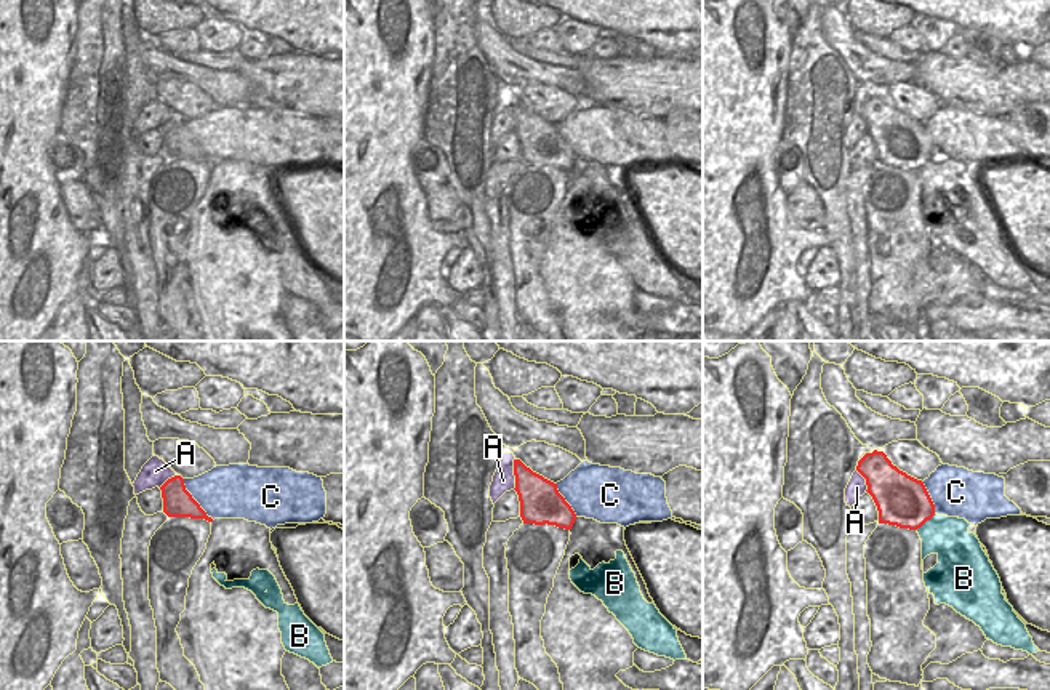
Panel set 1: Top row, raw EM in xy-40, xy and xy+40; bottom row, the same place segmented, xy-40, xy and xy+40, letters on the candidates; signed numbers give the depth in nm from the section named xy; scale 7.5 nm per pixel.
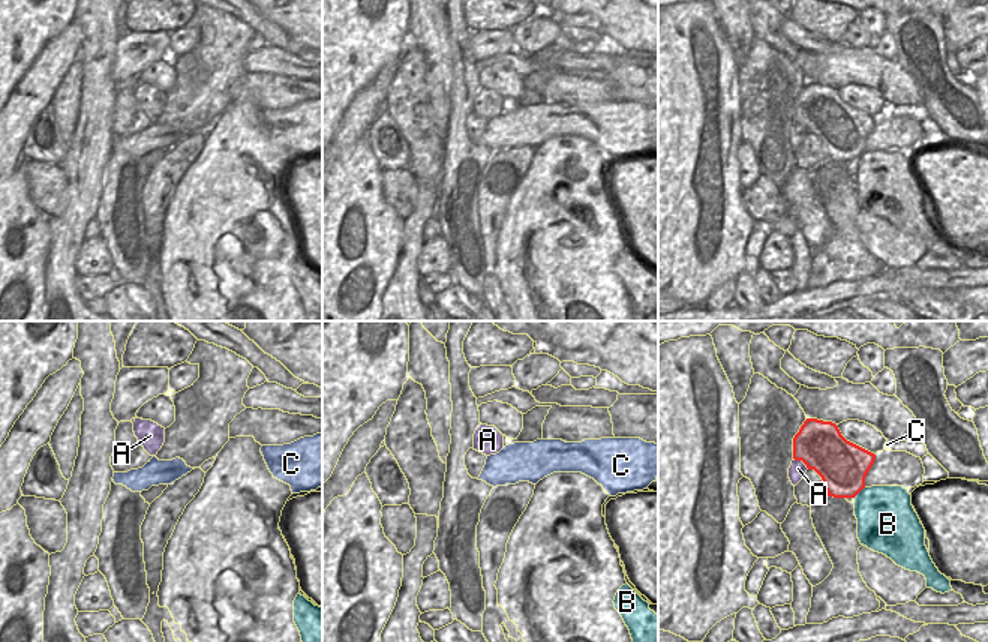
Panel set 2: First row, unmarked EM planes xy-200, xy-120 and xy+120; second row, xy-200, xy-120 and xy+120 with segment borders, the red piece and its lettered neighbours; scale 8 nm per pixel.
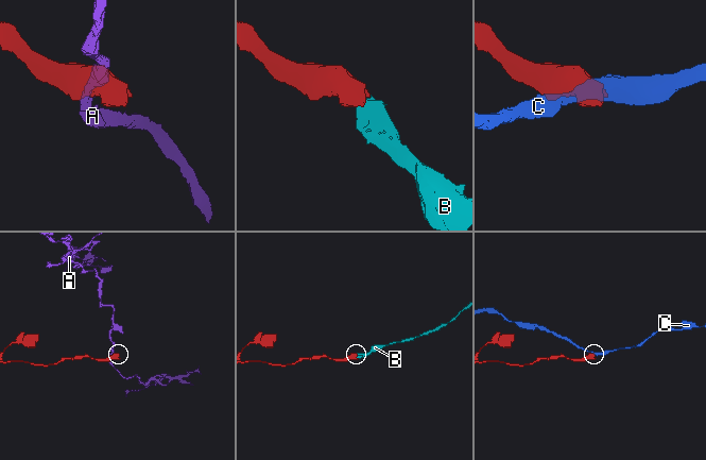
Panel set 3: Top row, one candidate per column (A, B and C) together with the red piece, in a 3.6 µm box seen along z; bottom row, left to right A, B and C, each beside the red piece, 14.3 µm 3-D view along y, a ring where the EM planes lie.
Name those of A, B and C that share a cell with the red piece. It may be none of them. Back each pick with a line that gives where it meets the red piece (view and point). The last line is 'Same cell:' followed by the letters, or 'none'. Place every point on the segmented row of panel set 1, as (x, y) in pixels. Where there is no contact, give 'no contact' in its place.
B: meets red in xy+40 at (925, 521)
Same cell: B

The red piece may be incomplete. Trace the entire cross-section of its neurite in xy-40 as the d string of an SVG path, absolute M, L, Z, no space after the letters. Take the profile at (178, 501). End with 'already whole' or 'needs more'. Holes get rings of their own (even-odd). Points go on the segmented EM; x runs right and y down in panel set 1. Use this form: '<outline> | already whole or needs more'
M181 475L168 479L160 490L163 498L163 512L168 517L190 517L213 522L213 519L206 515L200 504L186 490L184 479Z | already whole

